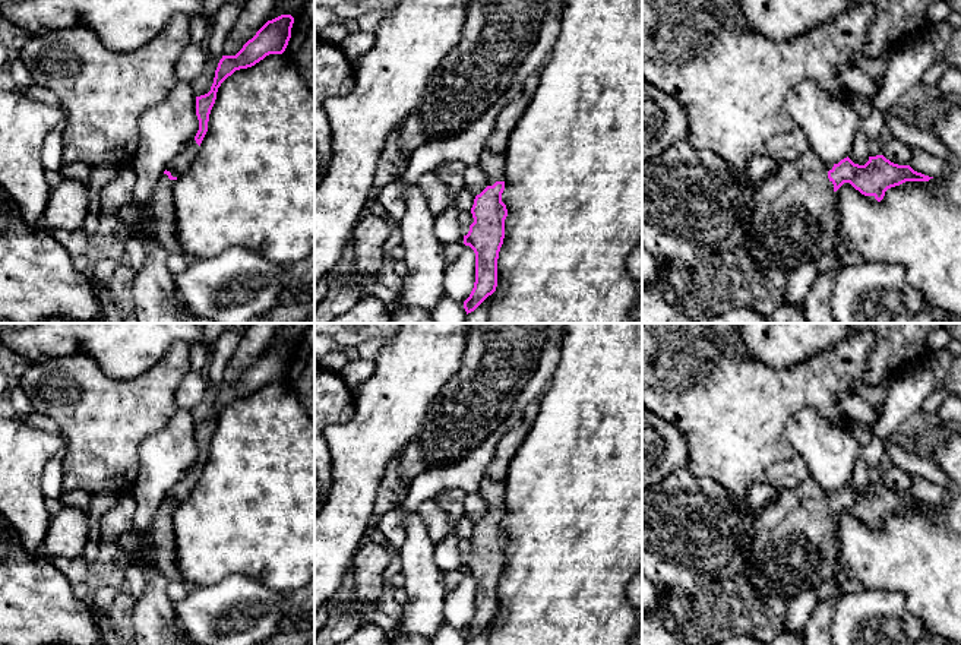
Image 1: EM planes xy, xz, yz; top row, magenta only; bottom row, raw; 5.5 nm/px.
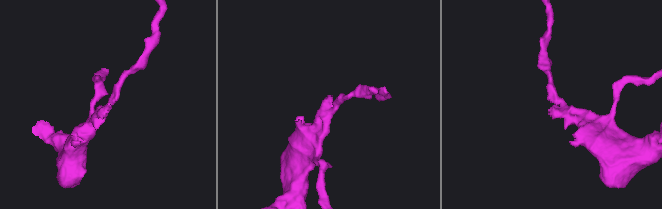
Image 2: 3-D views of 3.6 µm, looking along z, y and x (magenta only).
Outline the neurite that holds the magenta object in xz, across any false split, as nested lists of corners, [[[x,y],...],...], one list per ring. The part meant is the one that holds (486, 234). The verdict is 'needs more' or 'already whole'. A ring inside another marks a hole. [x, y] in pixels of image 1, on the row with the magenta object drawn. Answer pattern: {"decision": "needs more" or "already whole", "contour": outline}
{"decision": "needs more", "contour": [[[521,92],[500,110],[477,164],[484,171],[489,186],[474,199],[471,208],[474,222],[464,235],[464,244],[475,253],[475,282],[470,297],[464,301],[467,314],[474,312],[497,287],[497,259],[508,216],[506,205],[502,202],[506,149],[530,101],[531,97]]]}

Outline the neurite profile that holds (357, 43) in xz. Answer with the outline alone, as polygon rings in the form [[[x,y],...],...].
[[[351,31],[341,42],[339,48],[348,59],[357,59],[366,54],[374,45],[374,34]]]

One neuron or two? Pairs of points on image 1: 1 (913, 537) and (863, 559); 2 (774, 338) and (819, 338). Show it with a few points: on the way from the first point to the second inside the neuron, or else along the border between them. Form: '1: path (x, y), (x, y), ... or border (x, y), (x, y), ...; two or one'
1: path (901, 549), (892, 557), (875, 557); one
2: path (786, 338), (808, 338); one

